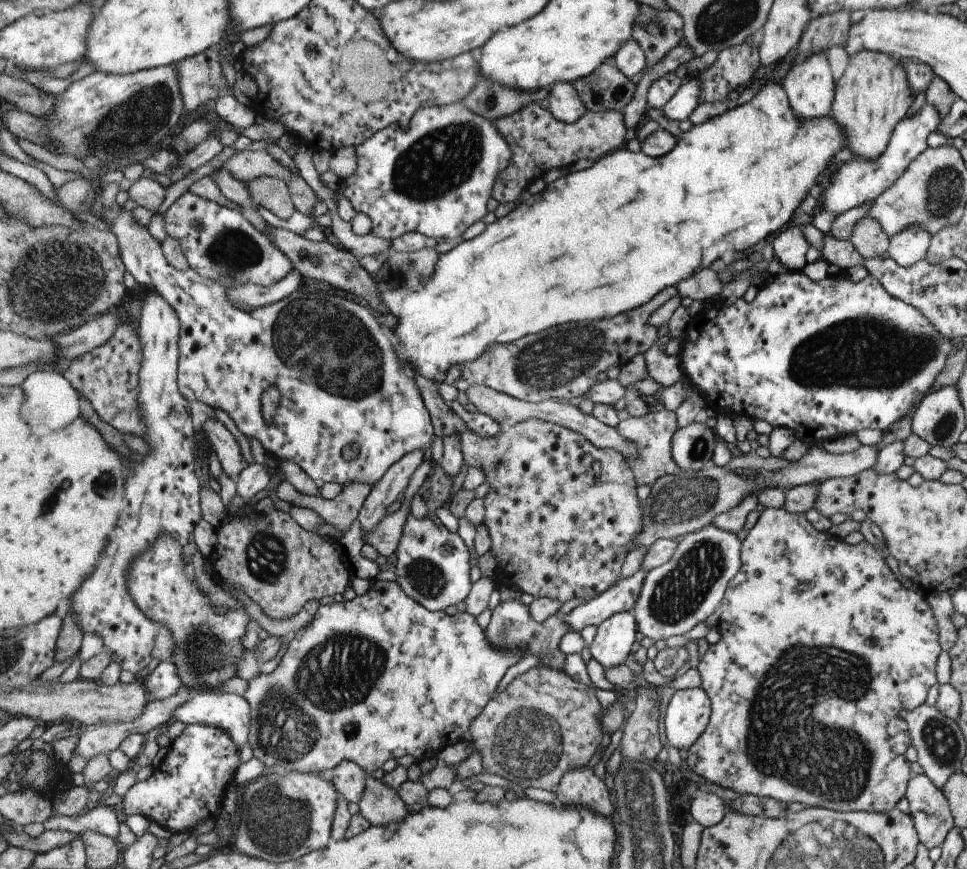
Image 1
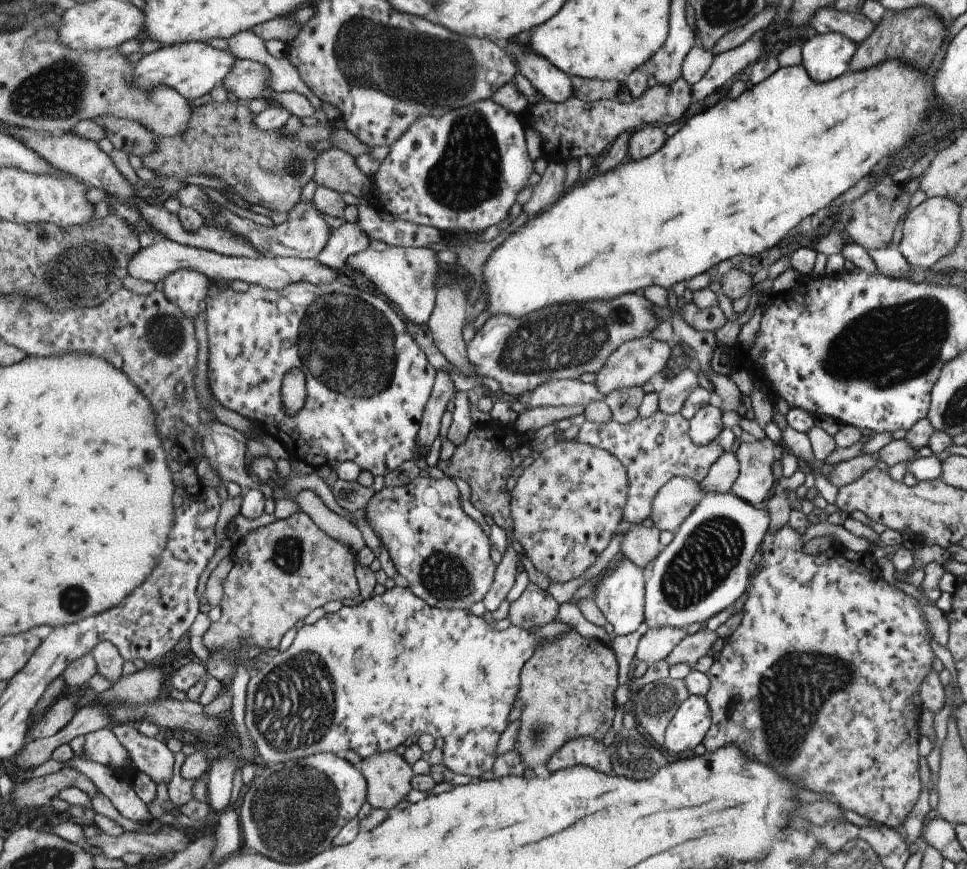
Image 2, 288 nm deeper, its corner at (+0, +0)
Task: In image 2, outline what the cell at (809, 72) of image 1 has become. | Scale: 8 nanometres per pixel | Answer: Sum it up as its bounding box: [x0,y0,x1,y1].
[801,34,857,84]

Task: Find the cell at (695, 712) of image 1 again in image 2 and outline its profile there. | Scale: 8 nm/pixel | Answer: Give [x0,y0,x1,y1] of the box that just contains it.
[663,696,711,754]

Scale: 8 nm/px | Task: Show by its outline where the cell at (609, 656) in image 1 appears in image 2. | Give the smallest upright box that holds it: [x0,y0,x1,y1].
[593,556,645,636]

